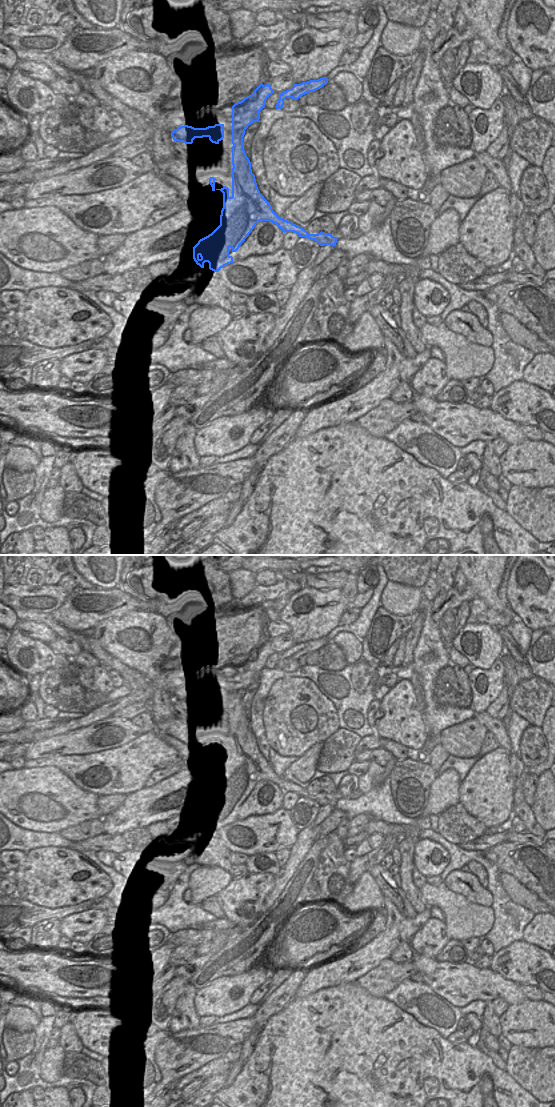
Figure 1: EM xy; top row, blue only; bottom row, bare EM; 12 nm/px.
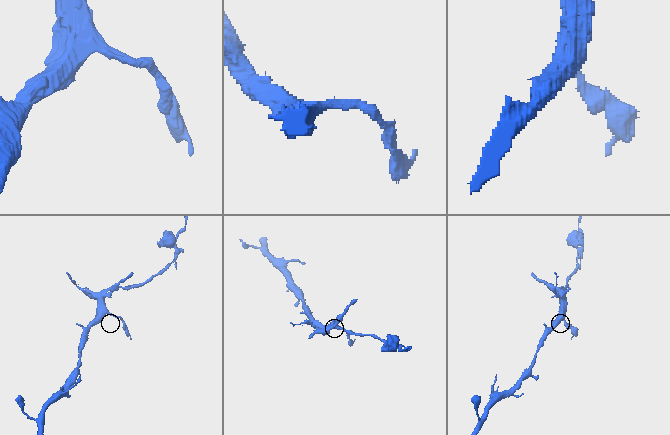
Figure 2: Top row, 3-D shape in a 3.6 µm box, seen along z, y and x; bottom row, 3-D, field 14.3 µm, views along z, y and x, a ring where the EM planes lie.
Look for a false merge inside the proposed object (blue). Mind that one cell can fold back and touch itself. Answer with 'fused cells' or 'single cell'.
fused cells

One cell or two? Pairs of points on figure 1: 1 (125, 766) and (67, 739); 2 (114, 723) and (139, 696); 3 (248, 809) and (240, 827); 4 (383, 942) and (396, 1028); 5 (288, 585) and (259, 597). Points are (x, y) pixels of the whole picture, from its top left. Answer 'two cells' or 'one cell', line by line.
1: two cells
2: two cells
3: two cells
4: two cells
5: one cell

